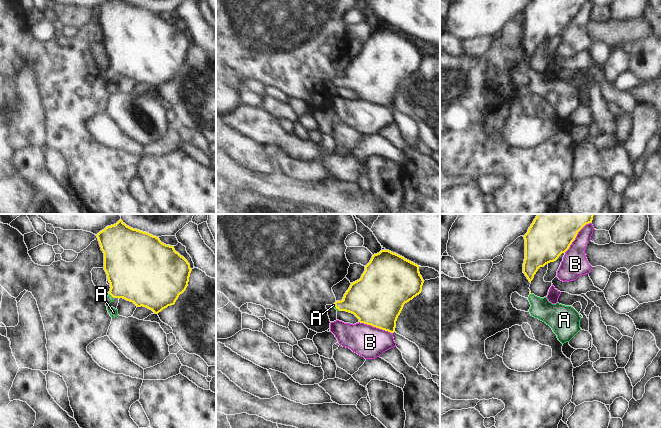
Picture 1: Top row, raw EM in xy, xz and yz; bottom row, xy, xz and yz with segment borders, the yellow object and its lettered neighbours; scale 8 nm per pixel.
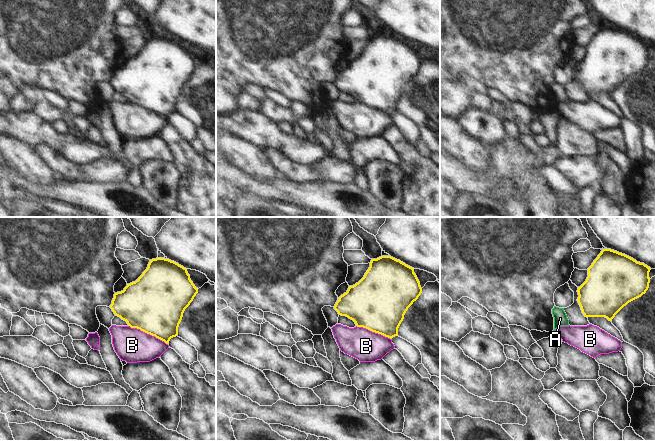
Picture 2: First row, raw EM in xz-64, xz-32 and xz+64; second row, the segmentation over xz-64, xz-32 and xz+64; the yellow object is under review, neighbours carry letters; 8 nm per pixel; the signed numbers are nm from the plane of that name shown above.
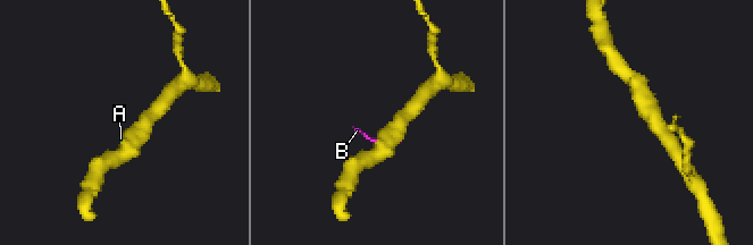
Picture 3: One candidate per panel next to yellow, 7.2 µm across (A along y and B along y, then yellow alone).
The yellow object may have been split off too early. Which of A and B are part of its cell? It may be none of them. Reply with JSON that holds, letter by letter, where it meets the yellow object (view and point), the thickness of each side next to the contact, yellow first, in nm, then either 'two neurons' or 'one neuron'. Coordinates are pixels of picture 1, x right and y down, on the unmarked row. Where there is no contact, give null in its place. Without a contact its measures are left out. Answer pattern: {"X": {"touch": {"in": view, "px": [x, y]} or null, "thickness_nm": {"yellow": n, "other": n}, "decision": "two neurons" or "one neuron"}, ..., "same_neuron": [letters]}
{"A": {"touch": {"in": "xy", "px": [111, 71]}, "thickness_nm": {"yellow": 420, "other": 70}, "decision": "one neuron"}, "B": {"touch": {"in": "xz", "px": [376, 103]}, "thickness_nm": {"yellow": 420, "other": 260}, "decision": "two neurons"}, "same_neuron": ["A"]}

